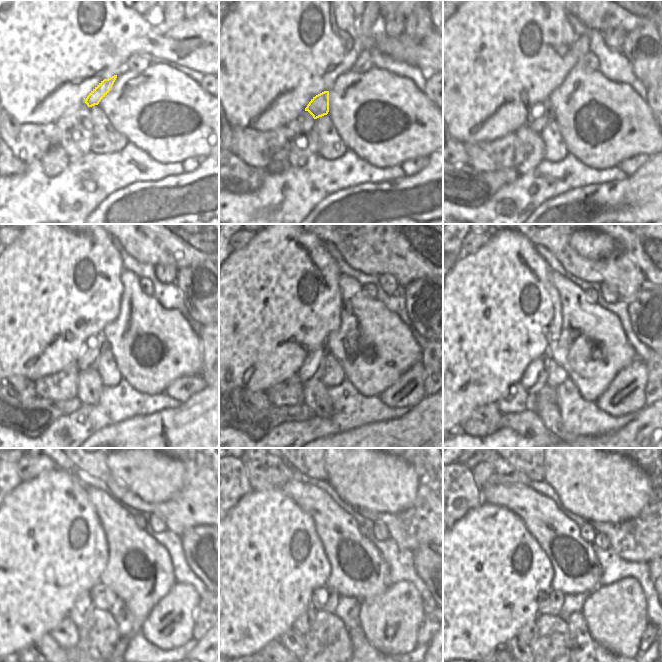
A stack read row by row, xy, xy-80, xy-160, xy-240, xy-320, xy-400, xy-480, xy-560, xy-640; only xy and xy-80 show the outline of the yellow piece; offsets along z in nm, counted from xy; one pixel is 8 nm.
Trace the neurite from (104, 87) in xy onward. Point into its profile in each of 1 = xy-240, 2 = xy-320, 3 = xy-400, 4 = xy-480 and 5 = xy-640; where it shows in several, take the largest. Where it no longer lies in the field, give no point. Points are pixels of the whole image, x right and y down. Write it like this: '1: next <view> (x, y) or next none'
1: next xy-240 (94, 345)
2: next xy-320 (312, 368)
3: next xy-400 (534, 377)
4: next xy-480 (83, 606)
5: next xy-640 (526, 634)

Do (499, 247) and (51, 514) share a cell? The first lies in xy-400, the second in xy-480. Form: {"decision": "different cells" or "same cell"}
{"decision": "same cell"}

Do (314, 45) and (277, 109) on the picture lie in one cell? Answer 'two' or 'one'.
one

